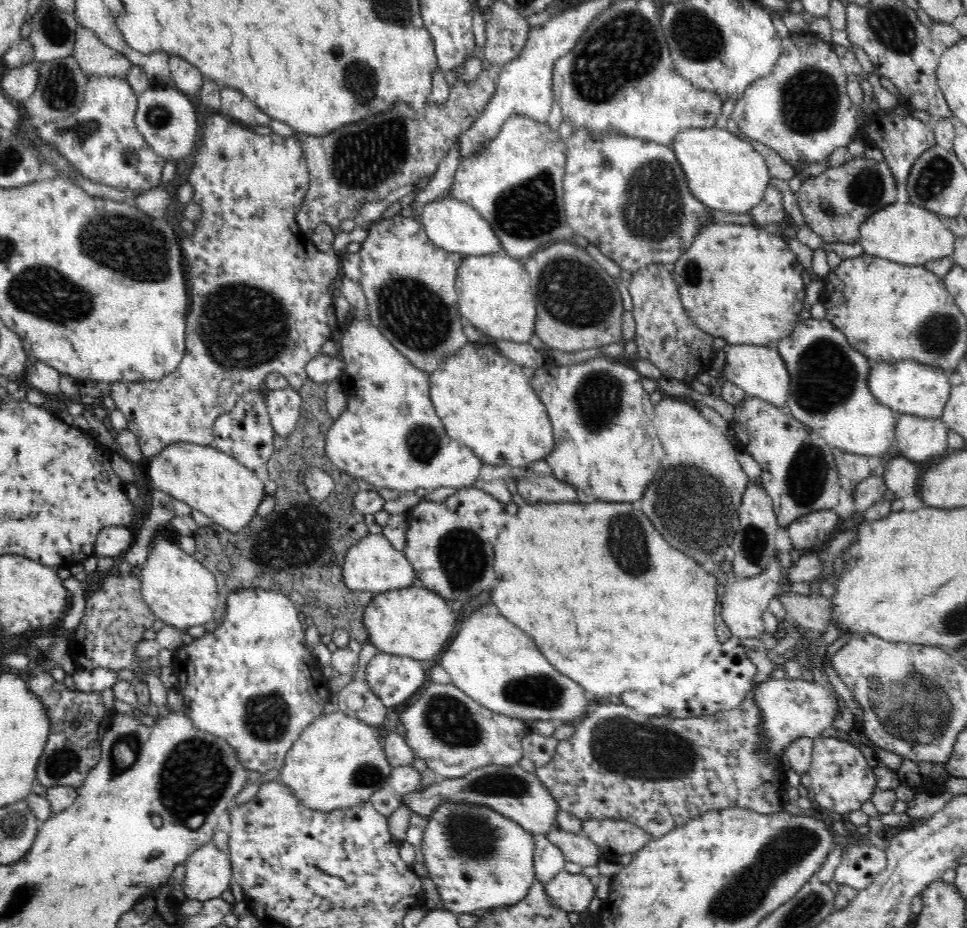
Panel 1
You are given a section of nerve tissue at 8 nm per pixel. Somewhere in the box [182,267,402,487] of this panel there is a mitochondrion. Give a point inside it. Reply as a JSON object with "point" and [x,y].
{"point":[241,327]}

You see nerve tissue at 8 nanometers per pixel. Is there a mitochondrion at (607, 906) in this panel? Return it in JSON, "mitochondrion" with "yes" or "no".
{"mitochondrion":"no"}

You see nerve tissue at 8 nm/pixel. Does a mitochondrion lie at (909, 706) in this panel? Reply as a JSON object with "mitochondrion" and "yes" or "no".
{"mitochondrion":"yes"}

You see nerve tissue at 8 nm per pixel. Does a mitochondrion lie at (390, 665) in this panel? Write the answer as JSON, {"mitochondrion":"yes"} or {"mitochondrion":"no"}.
{"mitochondrion":"no"}

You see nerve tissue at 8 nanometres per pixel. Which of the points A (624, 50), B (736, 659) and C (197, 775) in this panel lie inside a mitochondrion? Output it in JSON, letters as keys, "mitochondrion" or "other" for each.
{"A":"mitochondrion","B":"other","C":"mitochondrion"}

